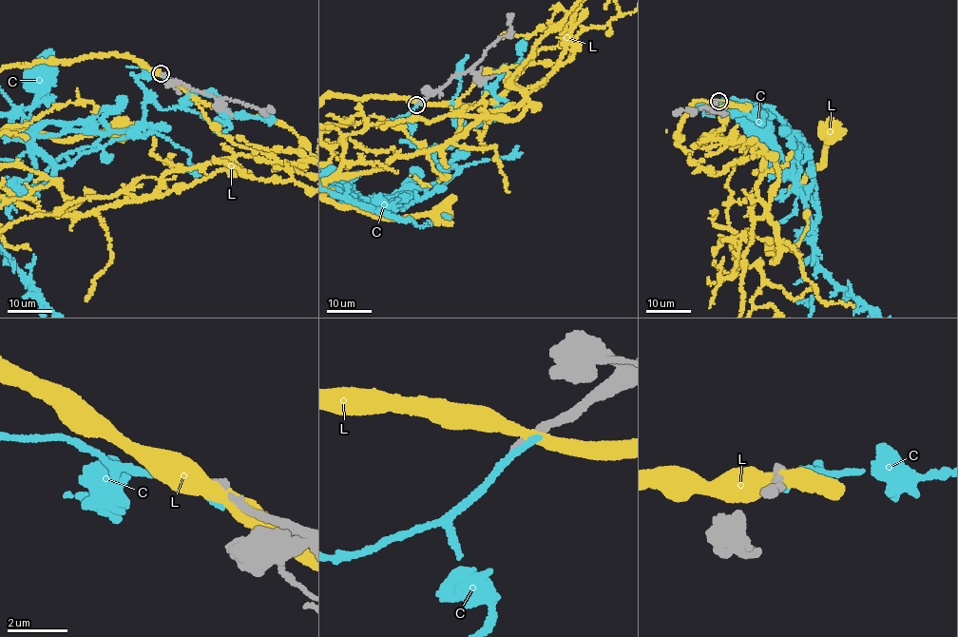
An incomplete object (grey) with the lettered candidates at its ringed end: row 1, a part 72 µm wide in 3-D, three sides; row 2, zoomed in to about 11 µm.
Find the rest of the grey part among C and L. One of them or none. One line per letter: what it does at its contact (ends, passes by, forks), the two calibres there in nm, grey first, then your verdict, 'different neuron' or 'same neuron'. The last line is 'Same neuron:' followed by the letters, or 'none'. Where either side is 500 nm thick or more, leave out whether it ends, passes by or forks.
C: it ends there; 280 nm thick on the grey side, 300 nm on the other; different neuron
L: it passes by; 340 nm thick on the grey side, 440 nm on the other; different neuron
Same neuron: none

